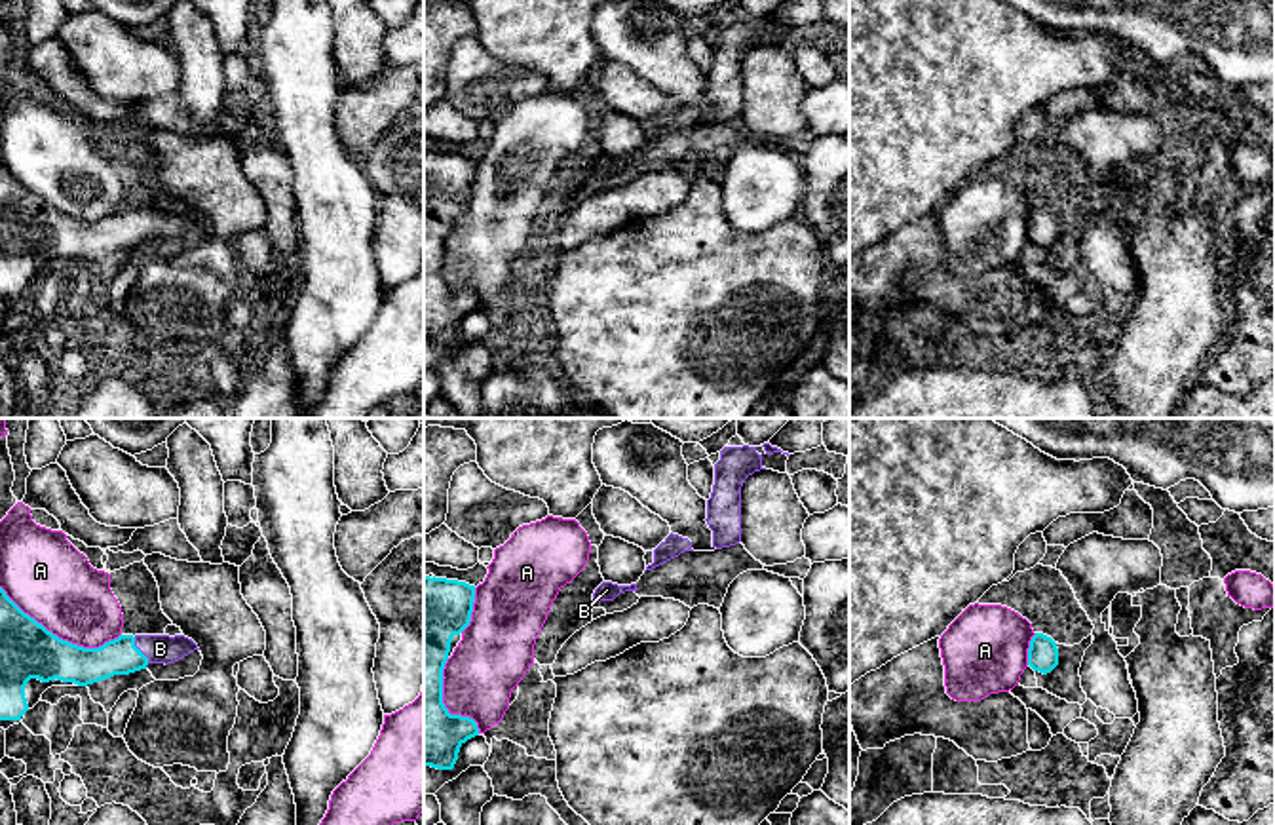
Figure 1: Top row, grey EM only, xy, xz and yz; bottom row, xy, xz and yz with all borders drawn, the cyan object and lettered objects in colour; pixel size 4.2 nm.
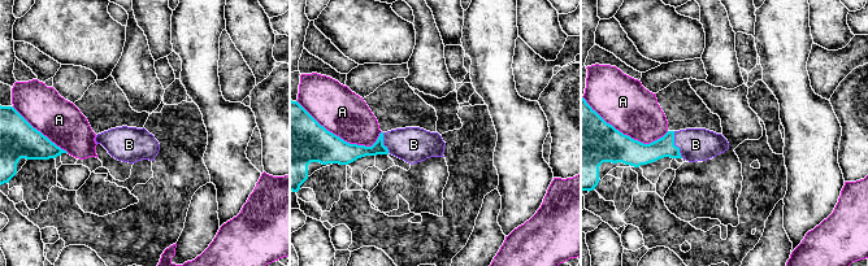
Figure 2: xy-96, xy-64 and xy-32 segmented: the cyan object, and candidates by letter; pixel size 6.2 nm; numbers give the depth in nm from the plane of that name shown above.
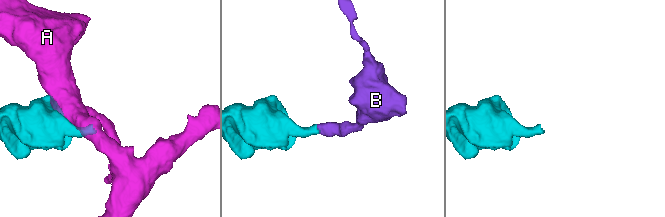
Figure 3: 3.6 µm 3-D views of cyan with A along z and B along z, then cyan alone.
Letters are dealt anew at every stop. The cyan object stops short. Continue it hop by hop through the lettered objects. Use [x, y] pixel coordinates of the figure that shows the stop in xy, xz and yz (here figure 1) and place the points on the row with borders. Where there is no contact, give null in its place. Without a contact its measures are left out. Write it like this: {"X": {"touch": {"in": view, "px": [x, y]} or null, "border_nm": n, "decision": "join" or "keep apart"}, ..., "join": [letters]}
{"A": {"touch": {"in": "xy", "px": [57, 637]}, "border_nm": 550, "decision": "keep apart"}, "B": {"touch": {"in": "xy", "px": [139, 651]}, "border_nm": 130, "decision": "join"}, "join": ["B"]}

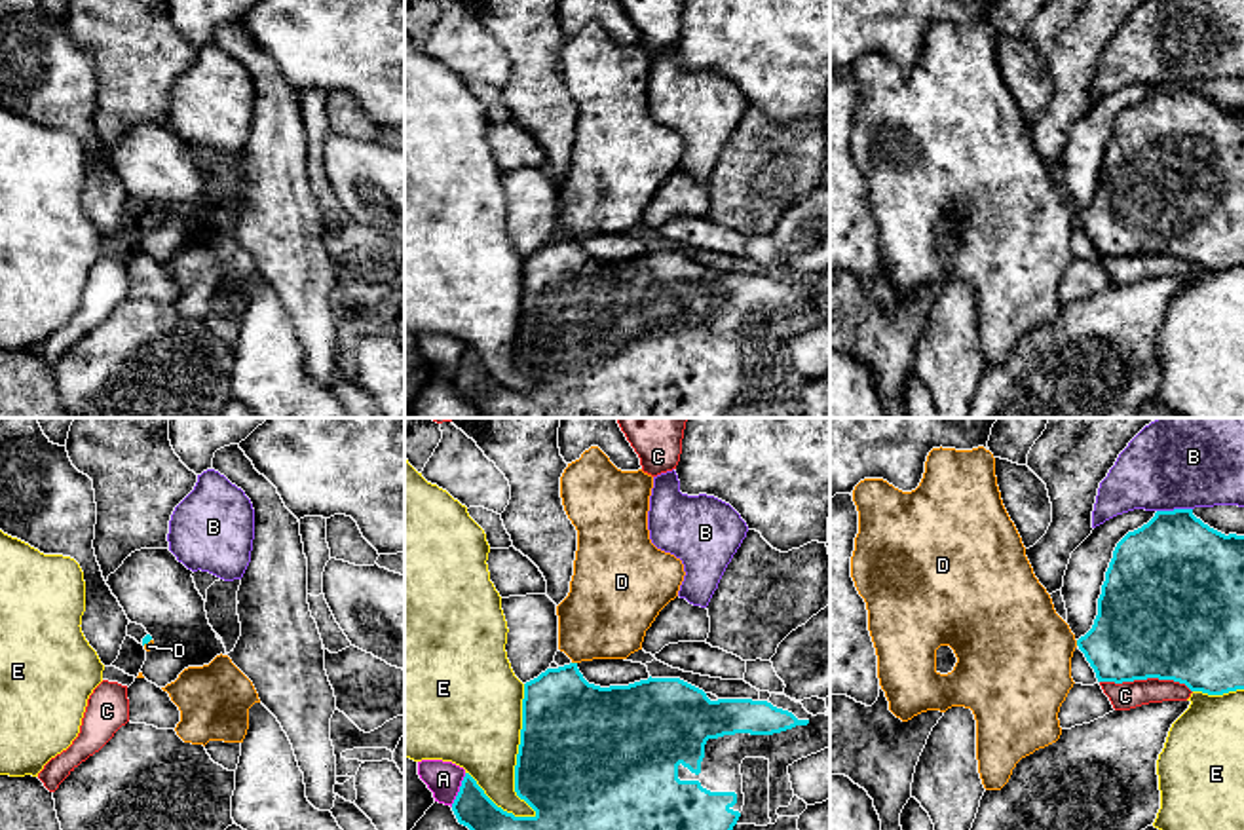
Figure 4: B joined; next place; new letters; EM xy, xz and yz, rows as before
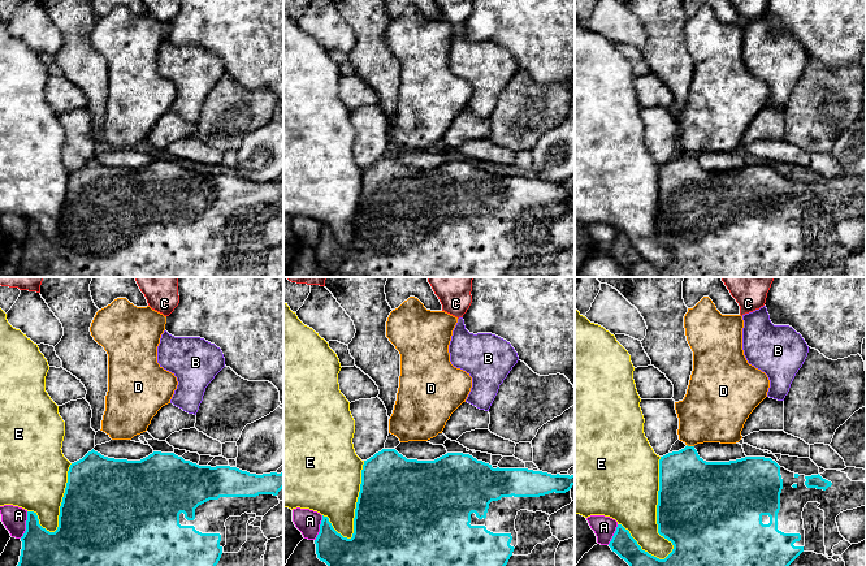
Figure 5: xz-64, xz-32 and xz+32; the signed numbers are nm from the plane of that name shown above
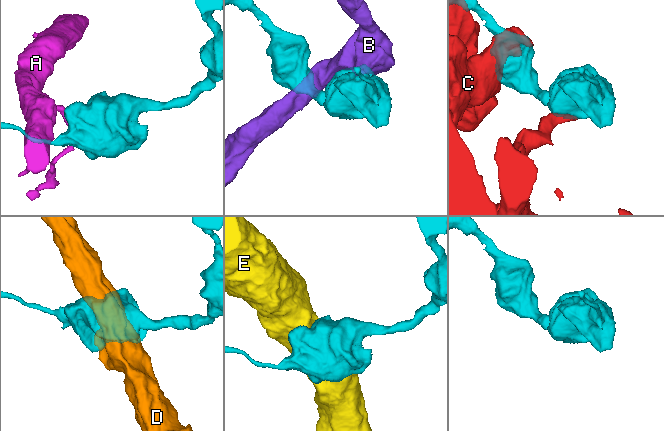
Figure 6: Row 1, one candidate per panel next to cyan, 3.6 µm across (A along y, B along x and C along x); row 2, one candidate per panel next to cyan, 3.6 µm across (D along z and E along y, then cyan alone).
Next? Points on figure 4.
{"A": {"touch": {"in": "xz", "px": [460, 791]}, "border_nm": 160, "decision": "keep apart"}, "B": {"touch": {"in": "yz", "px": [1174, 509]}, "border_nm": 150, "decision": "keep apart"}, "C": {"touch": {"in": "yz", "px": [1146, 679]}, "border_nm": 400, "decision": "keep apart"}, "D": {"touch": {"in": "xz", "px": [574, 663]}, "border_nm": 30, "decision": "keep apart"}, "E": {"touch": {"in": "xz", "px": [517, 758]}, "border_nm": 550, "decision": "keep apart"}, "join": []}

